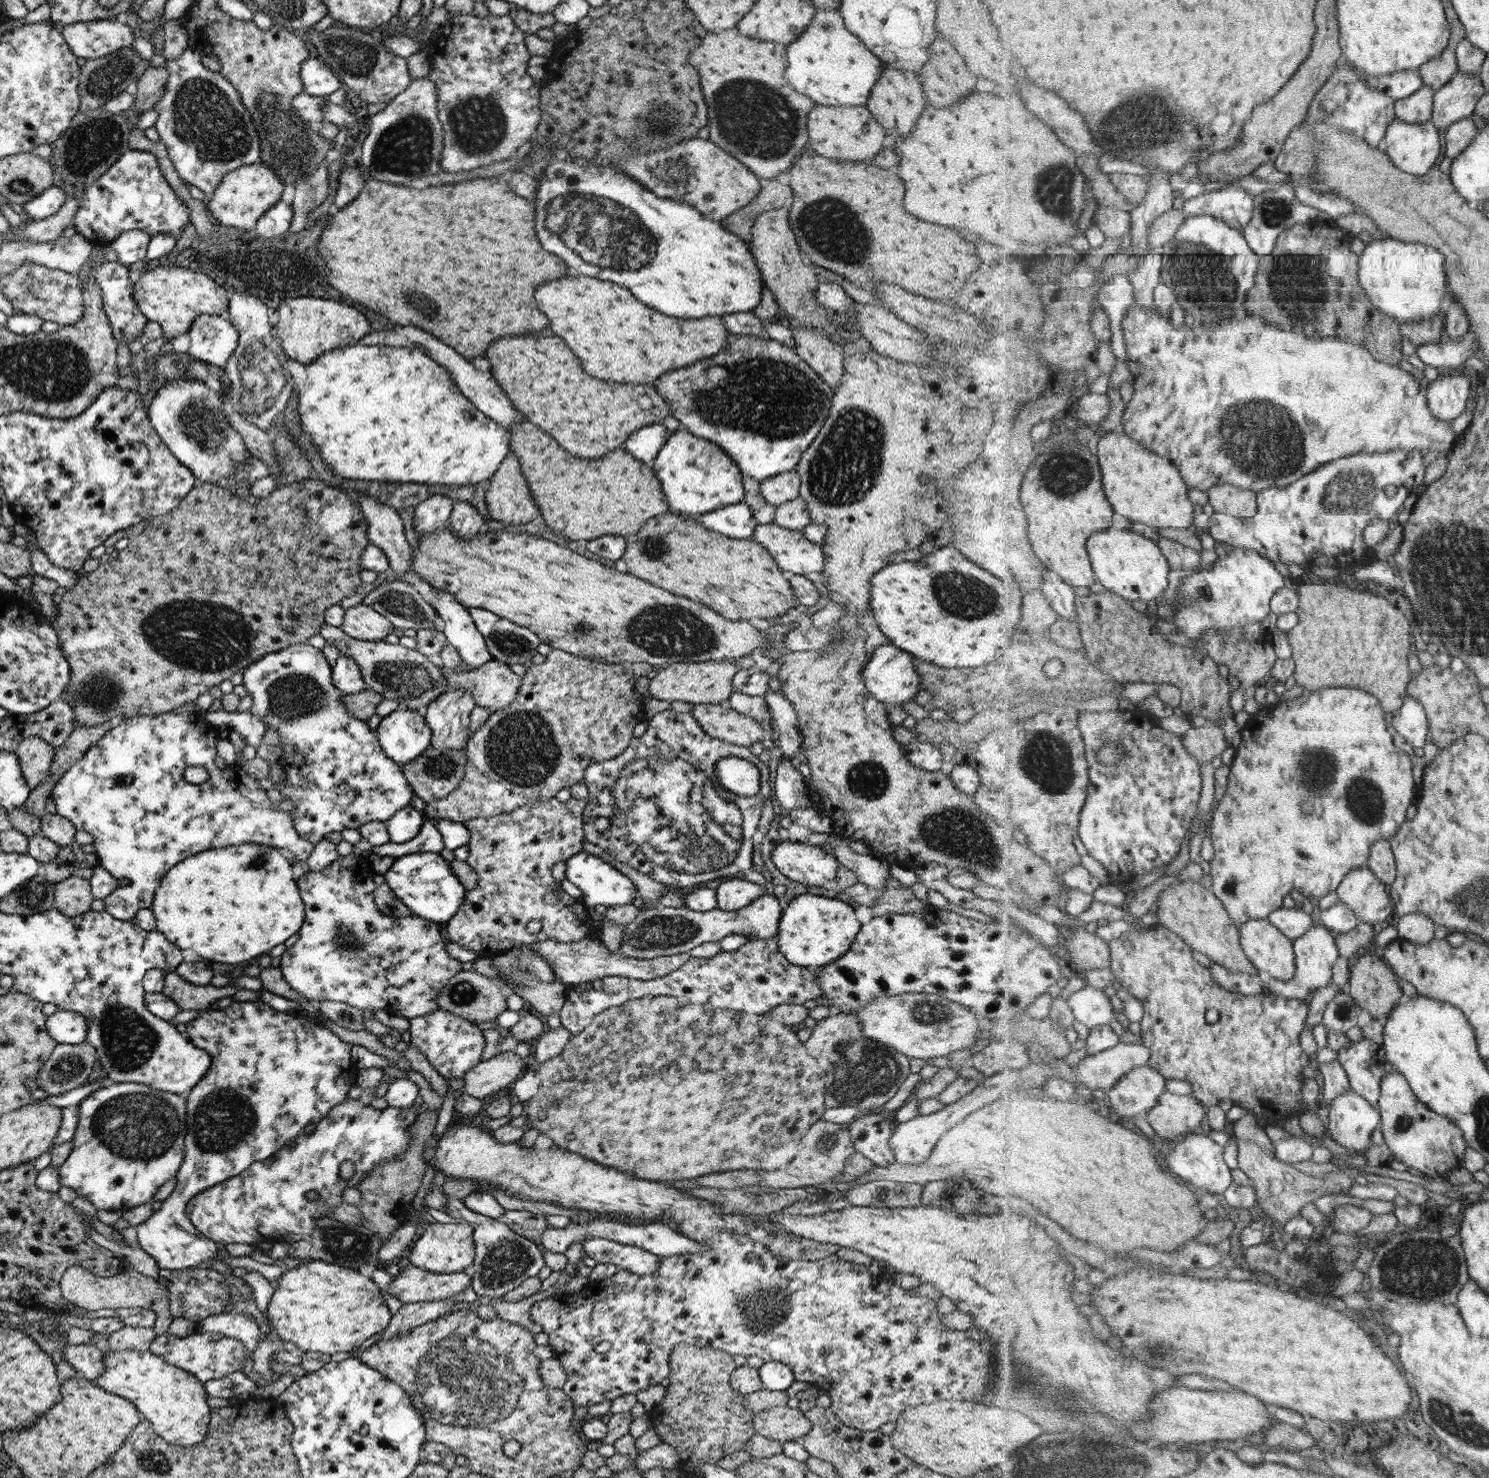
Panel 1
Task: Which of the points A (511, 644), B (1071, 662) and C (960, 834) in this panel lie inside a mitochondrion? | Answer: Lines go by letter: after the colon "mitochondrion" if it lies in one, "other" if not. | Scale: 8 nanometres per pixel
A: mitochondrion
B: other
C: mitochondrion

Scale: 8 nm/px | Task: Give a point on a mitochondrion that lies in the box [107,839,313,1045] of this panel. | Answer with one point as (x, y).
(259, 861)

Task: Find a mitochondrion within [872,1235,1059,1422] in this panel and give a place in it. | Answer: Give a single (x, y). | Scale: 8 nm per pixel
(1028, 1371)

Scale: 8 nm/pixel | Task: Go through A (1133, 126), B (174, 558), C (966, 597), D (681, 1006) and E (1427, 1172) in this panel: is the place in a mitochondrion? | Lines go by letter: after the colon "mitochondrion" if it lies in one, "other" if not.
A: mitochondrion
B: other
C: mitochondrion
D: other
E: other

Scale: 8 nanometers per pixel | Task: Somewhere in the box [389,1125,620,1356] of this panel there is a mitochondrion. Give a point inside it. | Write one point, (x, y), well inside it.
(506, 1260)

